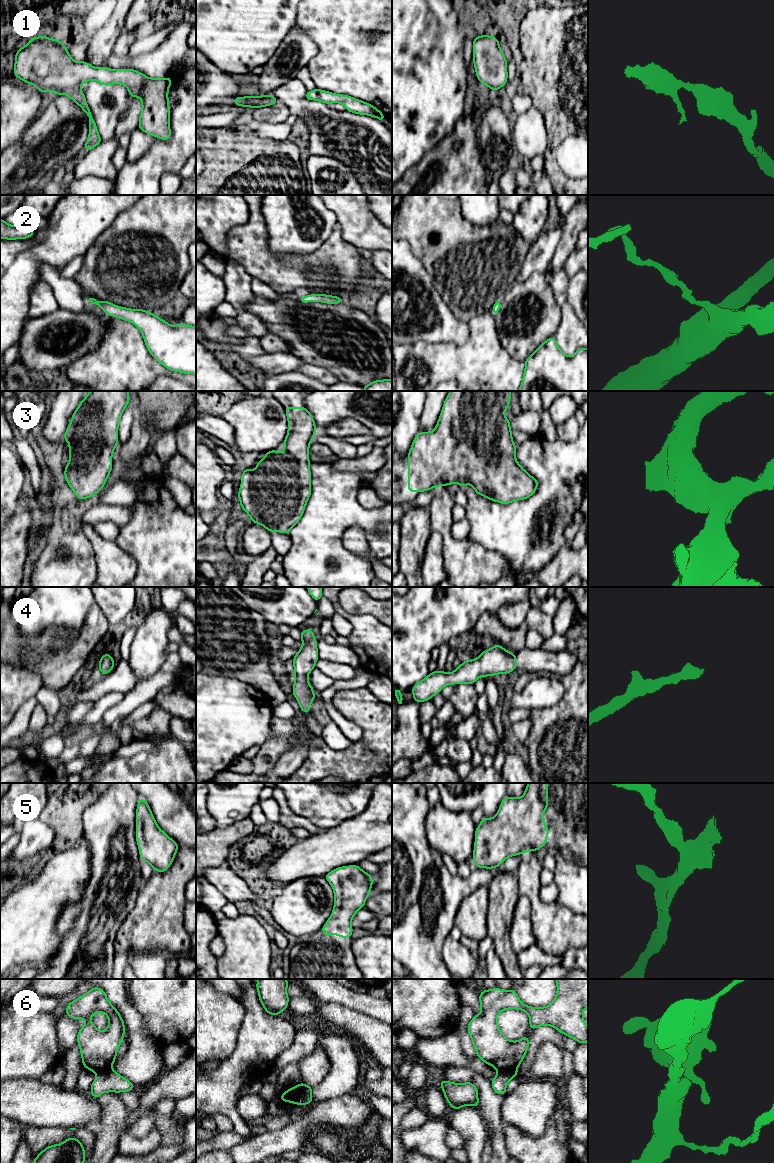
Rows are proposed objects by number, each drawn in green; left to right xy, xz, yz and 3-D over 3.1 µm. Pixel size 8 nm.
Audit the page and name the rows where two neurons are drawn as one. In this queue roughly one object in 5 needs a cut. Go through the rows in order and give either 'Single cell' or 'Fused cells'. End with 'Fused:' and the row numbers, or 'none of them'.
1: Single cell
2: Single cell
3: Single cell
4: Single cell
5: Single cell
6: Fused cells
Fused: 6

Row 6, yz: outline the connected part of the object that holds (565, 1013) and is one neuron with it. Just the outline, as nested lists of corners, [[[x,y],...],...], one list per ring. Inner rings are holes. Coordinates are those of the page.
[[[555,979],[557,994],[547,1007],[529,1007],[520,1001],[513,989],[494,988],[481,992],[481,1013],[469,1022],[467,1031],[479,1057],[498,1072],[517,1071],[524,1059],[529,1037],[510,1041],[499,1030],[497,1017],[506,1009],[525,1011],[530,1017],[529,1027],[549,1025],[577,1043],[588,1042],[588,1028],[583,1010],[588,1007],[588,979]]]

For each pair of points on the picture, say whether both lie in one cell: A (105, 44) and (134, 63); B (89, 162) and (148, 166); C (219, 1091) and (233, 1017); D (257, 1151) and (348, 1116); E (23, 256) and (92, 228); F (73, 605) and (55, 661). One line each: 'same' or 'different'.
A: different
B: different
C: different
D: same
E: same
F: different

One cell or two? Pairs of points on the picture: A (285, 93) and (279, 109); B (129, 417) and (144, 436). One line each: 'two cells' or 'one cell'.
A: two cells
B: two cells

